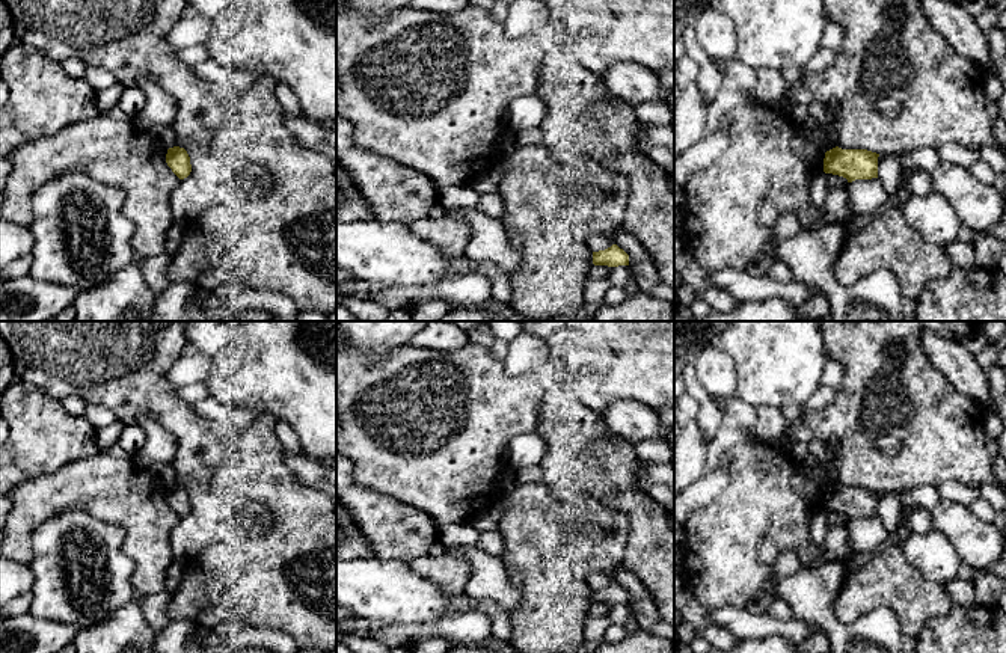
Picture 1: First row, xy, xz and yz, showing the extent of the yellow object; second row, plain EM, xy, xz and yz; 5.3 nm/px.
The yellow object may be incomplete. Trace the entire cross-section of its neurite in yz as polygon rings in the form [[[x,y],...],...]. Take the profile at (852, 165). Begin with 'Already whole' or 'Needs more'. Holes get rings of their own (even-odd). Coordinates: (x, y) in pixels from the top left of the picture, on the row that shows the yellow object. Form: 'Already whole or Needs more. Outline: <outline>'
Already whole. Outline: [[[836,146],[825,152],[824,172],[843,176],[848,182],[878,178],[878,157],[879,154],[867,149]]]

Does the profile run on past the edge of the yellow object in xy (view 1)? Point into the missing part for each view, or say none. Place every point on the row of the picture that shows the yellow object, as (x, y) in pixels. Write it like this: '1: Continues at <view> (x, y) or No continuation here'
1: No continuation here

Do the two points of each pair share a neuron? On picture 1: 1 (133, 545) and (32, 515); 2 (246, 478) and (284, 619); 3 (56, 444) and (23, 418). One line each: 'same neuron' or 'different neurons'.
1: same neuron
2: same neuron
3: same neuron

